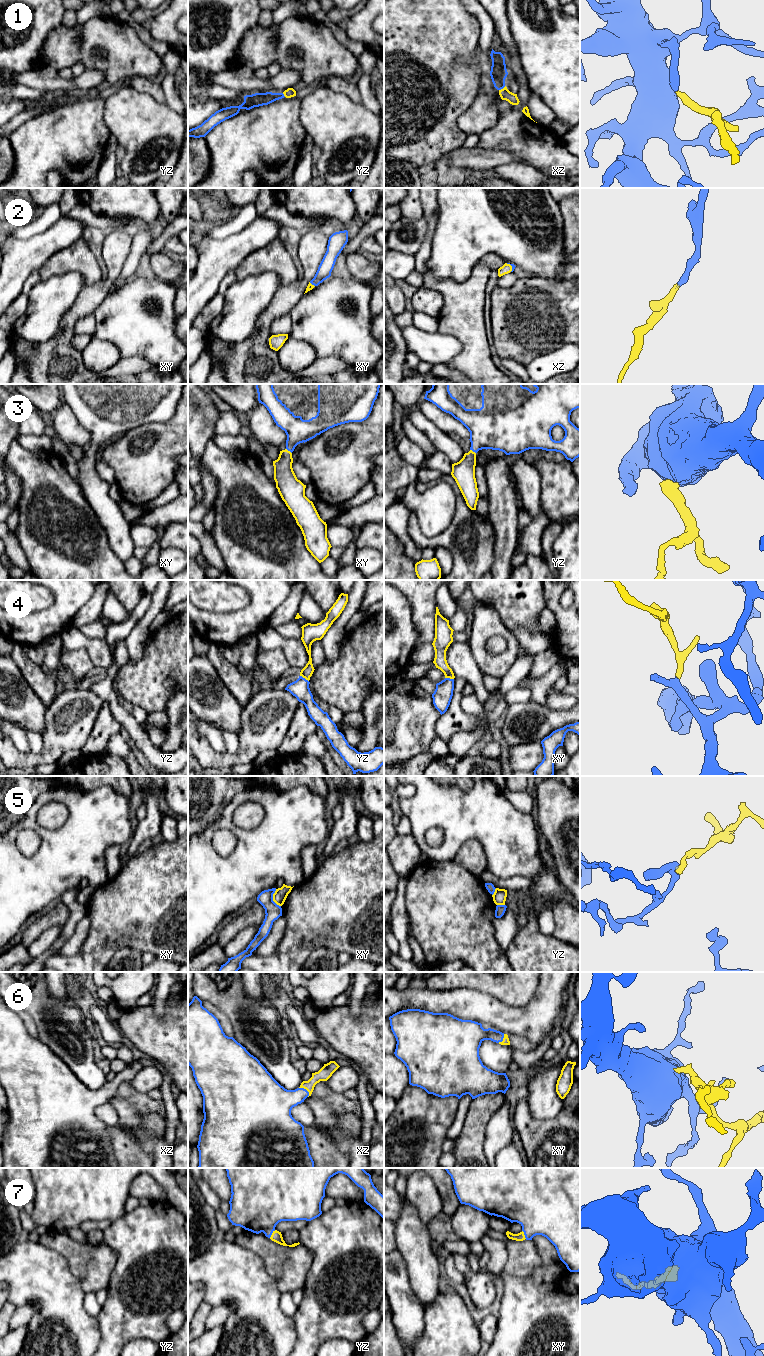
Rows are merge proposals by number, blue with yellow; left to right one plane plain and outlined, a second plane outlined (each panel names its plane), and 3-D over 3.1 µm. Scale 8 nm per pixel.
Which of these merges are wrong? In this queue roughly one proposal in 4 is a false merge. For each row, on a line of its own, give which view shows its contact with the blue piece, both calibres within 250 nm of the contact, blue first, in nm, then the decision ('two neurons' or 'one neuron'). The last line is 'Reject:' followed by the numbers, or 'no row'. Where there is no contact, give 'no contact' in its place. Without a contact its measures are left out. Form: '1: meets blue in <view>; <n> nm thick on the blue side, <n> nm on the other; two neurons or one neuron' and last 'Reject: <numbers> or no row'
1: meets blue in xz; 140 nm thick on the blue side, 90 nm on the other; one neuron
2: meets blue in xz; 30 nm thick on the blue side, 80 nm on the other; one neuron
3: meets blue in xy; 190 nm thick on the blue side, 180 nm on the other; one neuron
4: meets blue in yz; 150 nm thick on the blue side, 90 nm on the other; one neuron
5: meets blue in xy; 130 nm thick on the blue side, 110 nm on the other; two neurons
6: meets blue in xz; 260 nm thick on the blue side, 100 nm on the other; one neuron
7: meets blue in yz; 420 nm thick on the blue side, 90 nm on the other; one neuron
Reject: 5

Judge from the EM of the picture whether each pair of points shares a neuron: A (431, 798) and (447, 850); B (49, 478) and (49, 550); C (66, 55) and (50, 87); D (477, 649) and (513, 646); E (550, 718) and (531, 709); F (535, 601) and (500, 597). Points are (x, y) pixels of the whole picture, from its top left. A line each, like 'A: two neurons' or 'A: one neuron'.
A: one neuron
B: one neuron
C: two neurons
D: one neuron
E: one neuron
F: one neuron

